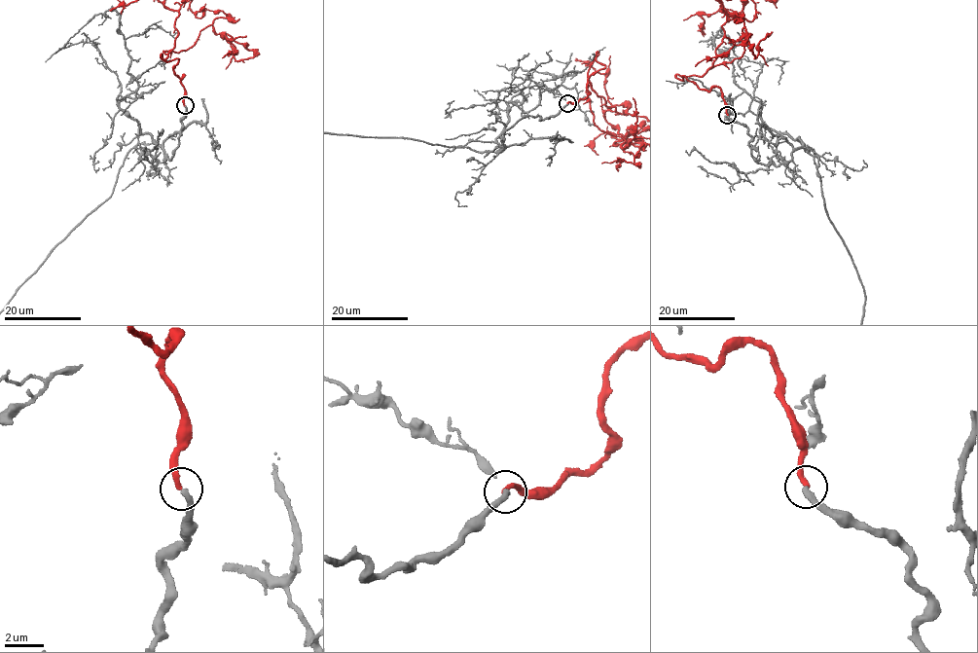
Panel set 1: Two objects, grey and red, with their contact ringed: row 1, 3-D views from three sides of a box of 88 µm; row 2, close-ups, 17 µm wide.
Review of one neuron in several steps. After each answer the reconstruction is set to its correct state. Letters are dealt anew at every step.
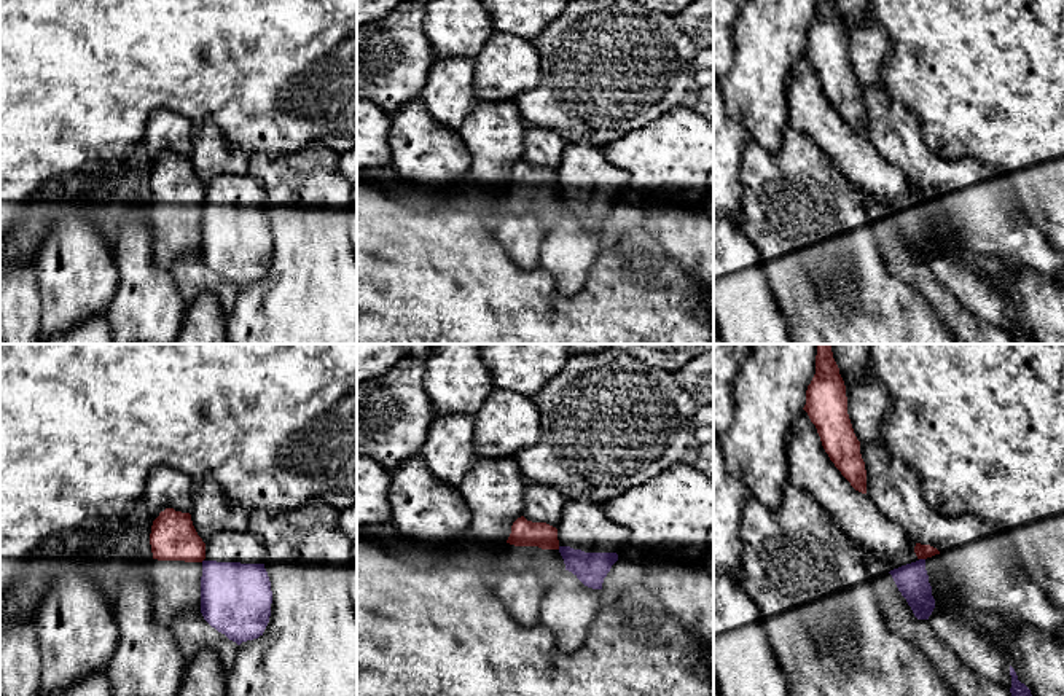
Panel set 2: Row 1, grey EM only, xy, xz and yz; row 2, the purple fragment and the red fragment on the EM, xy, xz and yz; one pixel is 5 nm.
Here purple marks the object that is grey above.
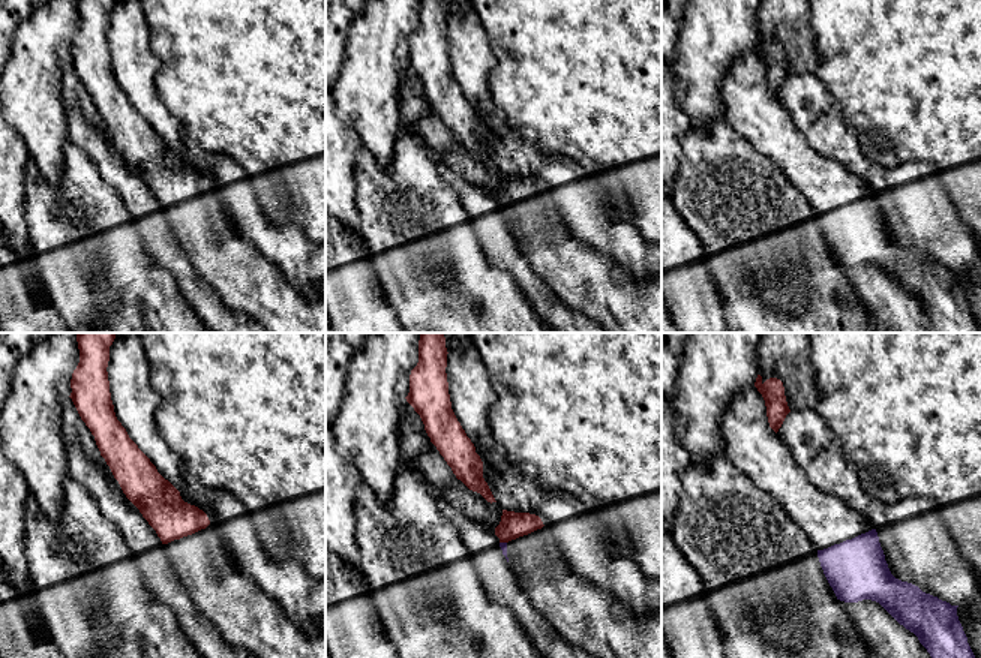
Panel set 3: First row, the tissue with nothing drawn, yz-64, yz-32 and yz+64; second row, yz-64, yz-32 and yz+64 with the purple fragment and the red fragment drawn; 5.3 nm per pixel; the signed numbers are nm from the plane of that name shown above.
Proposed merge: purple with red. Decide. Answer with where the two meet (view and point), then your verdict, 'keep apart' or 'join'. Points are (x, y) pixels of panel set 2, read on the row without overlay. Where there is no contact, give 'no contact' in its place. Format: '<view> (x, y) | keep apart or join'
yz (923, 203) | keep apart

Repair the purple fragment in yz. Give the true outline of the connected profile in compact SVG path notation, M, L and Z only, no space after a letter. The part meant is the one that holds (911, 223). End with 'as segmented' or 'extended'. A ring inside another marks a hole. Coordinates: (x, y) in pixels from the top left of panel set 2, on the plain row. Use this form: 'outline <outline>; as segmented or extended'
outline M804 53L793 61L787 81L788 127L812 140L855 186L890 209L890 218L917 263L929 263L935 252L925 202L914 196L916 185L895 164L882 158L866 137L855 134L830 104L816 68Z; extended

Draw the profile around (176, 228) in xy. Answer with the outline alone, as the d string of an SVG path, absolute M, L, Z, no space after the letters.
M166 151L153 164L150 188L153 202L147 207L153 256L162 269L170 269L178 258L201 255L201 220L205 186L198 178L191 158Z

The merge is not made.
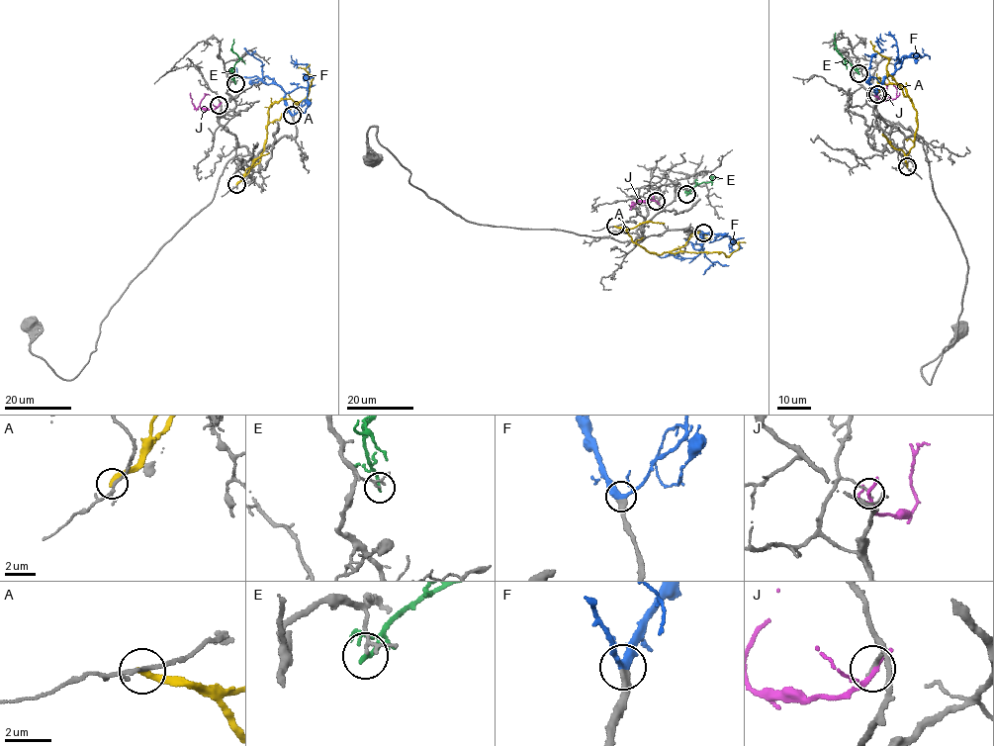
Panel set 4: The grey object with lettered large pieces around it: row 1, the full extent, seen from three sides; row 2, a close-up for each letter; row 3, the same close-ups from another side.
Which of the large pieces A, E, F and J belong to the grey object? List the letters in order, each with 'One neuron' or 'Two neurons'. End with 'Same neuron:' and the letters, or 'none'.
A: Two neurons
E: Two neurons
F: One neuron
J: Two neurons
Same neuron: F

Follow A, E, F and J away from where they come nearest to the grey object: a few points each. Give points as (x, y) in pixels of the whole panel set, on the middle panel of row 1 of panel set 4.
A: (615, 227), (626, 231), (641, 247), (661, 254), (681, 251), (728, 255), (738, 248), (738, 242), (745, 242)
E: (687, 195), (693, 188), (712, 179), (712, 176), (718, 179)
F: (703, 233), (703, 249), (692, 258), (677, 259), (669, 254), (657, 255)
J: (656, 201), (639, 201), (630, 207), (636, 204)

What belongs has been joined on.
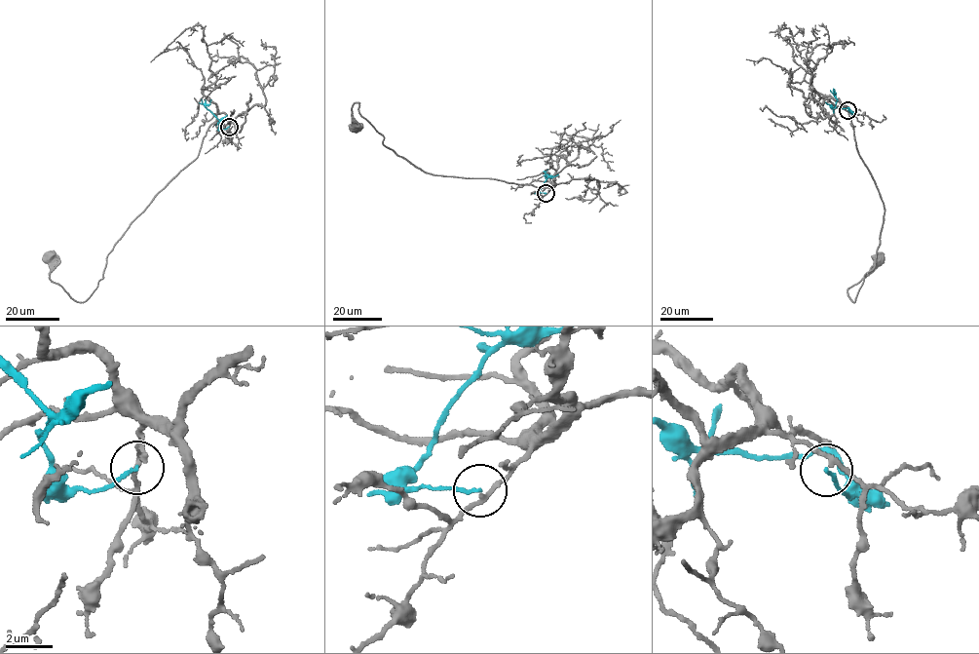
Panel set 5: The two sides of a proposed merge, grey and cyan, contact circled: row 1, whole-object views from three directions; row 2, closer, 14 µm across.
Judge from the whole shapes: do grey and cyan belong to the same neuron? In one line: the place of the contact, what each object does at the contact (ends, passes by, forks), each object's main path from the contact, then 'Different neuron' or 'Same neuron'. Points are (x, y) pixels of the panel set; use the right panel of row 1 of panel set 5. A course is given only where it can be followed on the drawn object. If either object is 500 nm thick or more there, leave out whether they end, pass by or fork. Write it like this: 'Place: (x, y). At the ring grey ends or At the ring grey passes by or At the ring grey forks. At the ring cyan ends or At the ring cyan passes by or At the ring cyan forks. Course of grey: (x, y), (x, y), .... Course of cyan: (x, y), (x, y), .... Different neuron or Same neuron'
Place: (847, 110). At the ring grey passes by. At the ring cyan ends. Course of grey: (848, 109), (842, 104), (849, 109), (859, 154), (884, 210), (875, 266), (852, 302), (848, 288), (881, 259). Course of cyan: (847, 110), (851, 112), (847, 107), (835, 107), (837, 100), (830, 90). Same neuron

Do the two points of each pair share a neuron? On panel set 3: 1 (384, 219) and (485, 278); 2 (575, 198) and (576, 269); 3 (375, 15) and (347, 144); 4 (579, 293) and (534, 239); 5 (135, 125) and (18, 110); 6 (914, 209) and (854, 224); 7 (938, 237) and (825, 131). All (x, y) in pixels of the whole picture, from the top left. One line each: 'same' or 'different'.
1: same
2: different
3: different
4: same
5: different
6: different
7: same

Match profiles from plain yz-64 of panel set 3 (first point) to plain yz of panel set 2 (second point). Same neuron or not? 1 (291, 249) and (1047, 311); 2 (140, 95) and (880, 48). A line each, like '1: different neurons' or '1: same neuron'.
1: different neurons
2: same neuron

